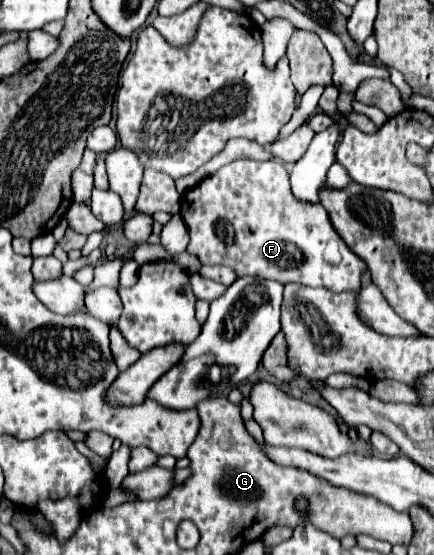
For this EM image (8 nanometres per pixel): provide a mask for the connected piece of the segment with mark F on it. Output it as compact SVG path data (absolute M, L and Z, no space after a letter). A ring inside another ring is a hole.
M236 160L224 168L220 168L214 176L208 176L202 184L198 184L196 188L192 188L190 192L186 192L182 196L182 208L180 208L180 214L184 216L184 222L188 224L188 230L190 230L190 244L186 248L188 254L194 254L202 264L222 264L222 266L230 266L238 276L264 276L264 278L270 278L270 280L276 280L276 282L282 282L282 284L302 284L302 286L312 286L312 288L326 288L326 290L332 290L332 292L356 292L360 286L362 286L362 272L366 270L366 264L364 260L360 260L348 246L346 242L338 236L338 232L334 230L330 218L328 218L328 212L320 206L320 204L300 204L298 200L292 200L292 190L290 190L290 184L288 184L288 172L284 168L284 164L280 162L252 162L252 160ZM330 246L336 246L338 254L334 256L334 260L328 256L328 248Z

